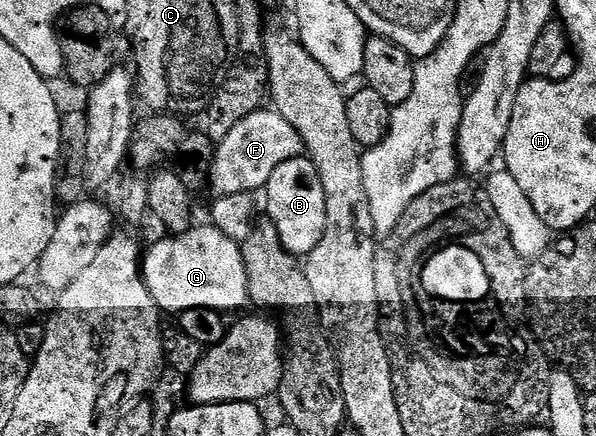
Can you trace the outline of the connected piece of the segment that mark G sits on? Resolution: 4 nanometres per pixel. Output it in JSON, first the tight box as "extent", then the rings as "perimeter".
{"extent":[142,226,249,314],"perimeter":[[[193,226],[188,232],[183,232],[181,236],[169,235],[167,239],[151,245],[143,253],[142,272],[150,285],[152,301],[157,304],[161,313],[179,314],[195,308],[212,308],[215,312],[229,314],[228,312],[234,311],[235,308],[249,303],[244,248],[235,240],[227,237],[218,227],[209,227]]]}

